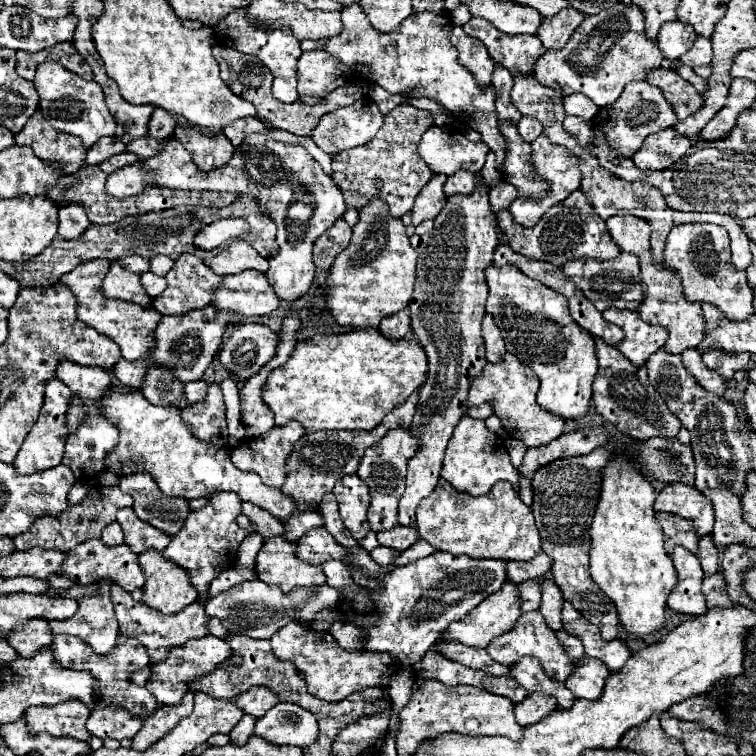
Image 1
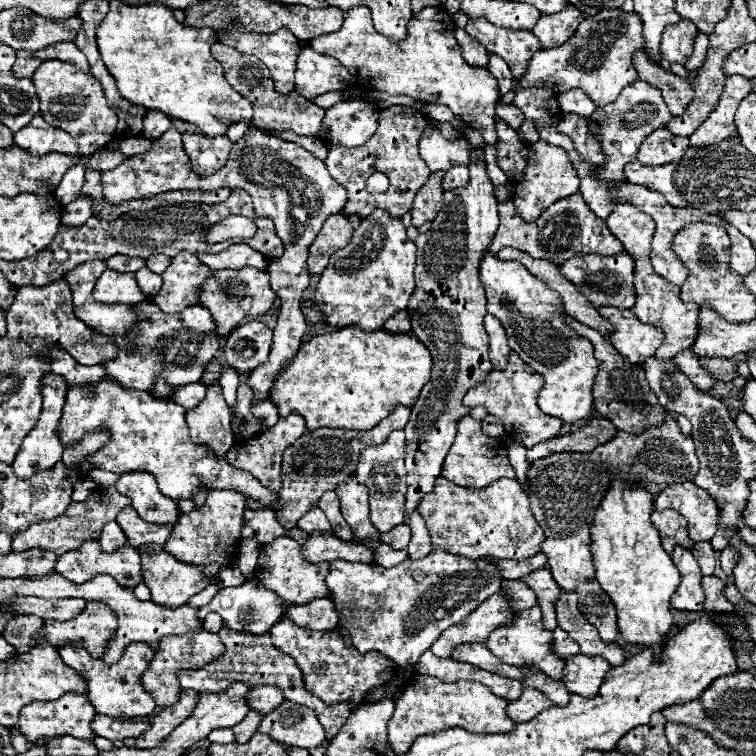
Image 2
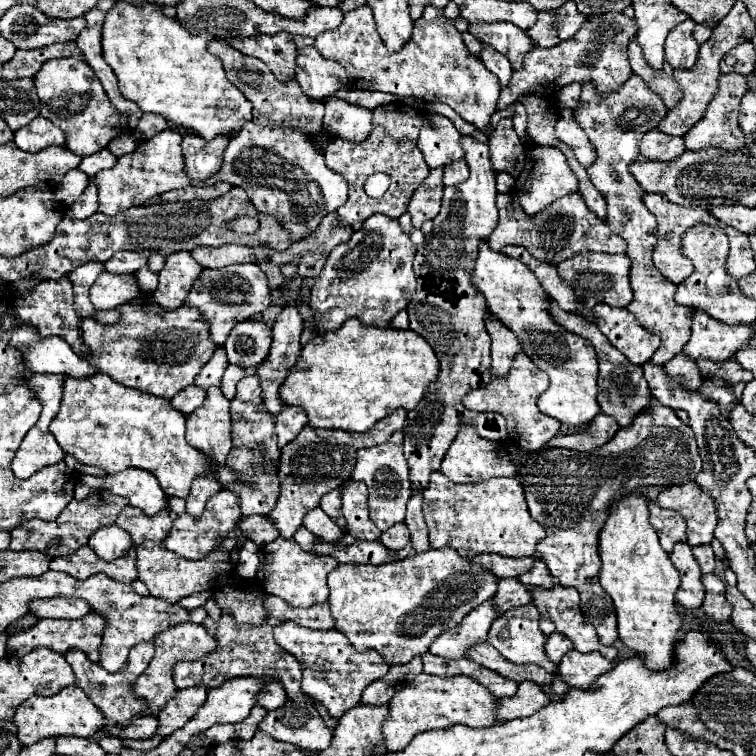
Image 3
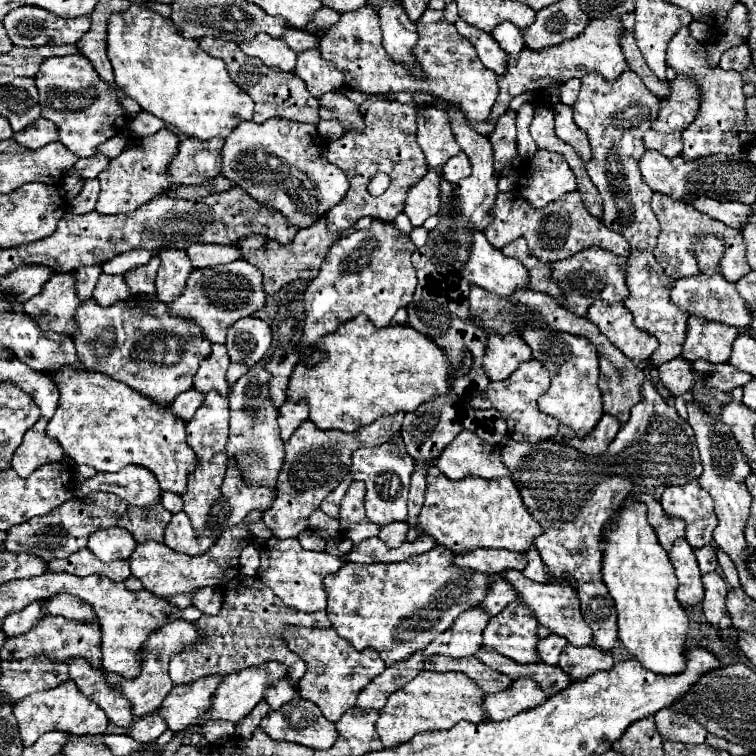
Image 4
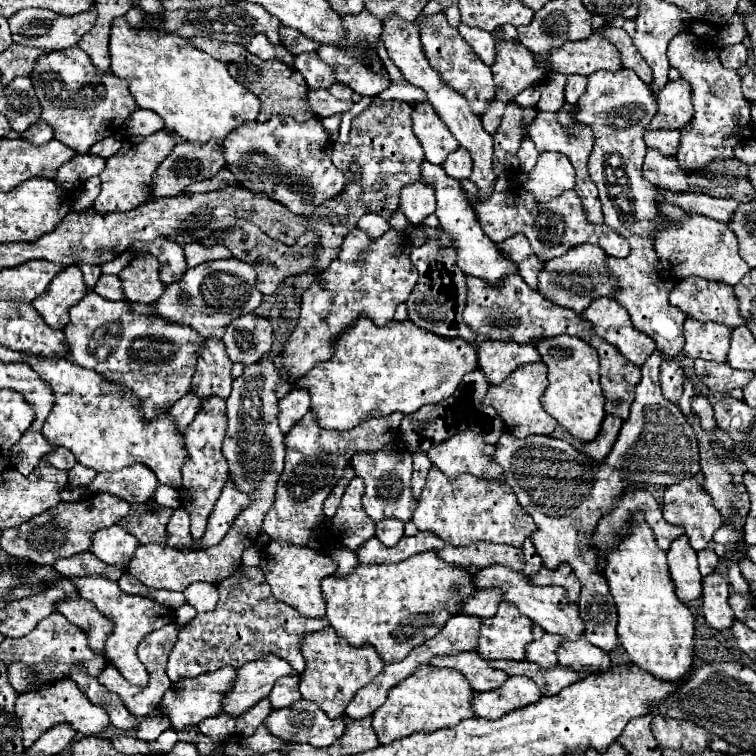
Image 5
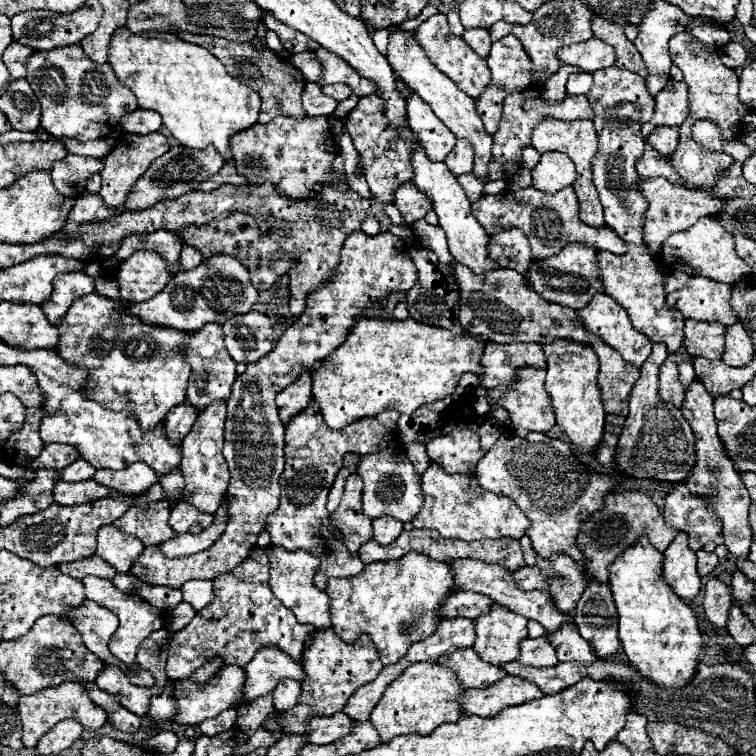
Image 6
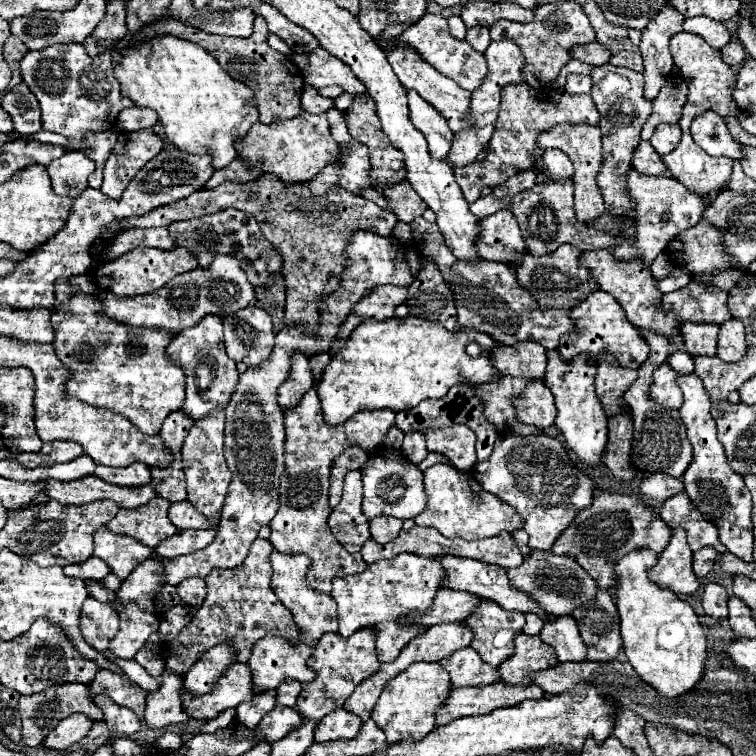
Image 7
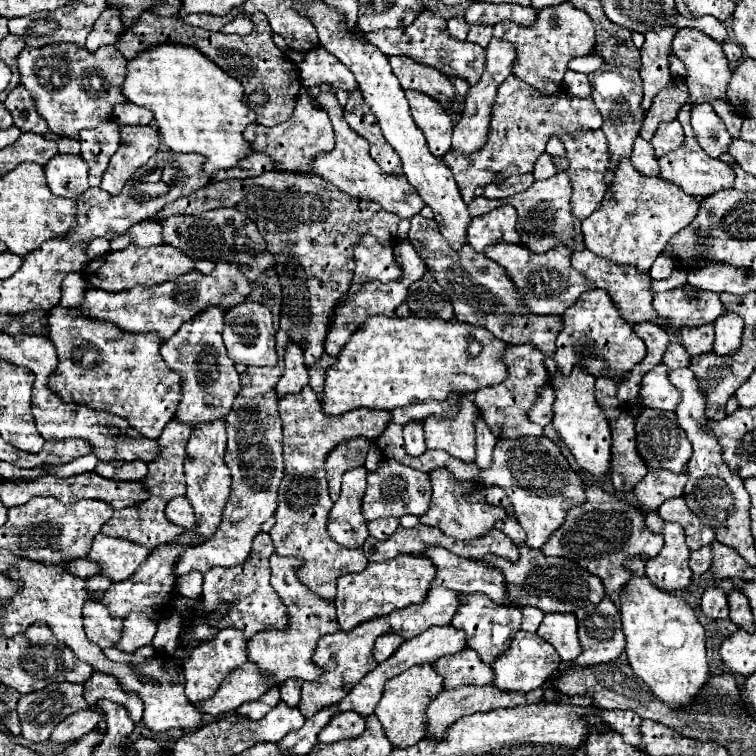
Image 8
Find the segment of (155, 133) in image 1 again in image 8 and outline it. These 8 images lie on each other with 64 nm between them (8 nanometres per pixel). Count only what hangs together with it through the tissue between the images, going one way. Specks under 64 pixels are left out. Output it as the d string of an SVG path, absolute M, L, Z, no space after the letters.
M124 102L114 106L114 120L120 126L148 126L152 122L152 112L142 108L142 106L134 106L132 102Z

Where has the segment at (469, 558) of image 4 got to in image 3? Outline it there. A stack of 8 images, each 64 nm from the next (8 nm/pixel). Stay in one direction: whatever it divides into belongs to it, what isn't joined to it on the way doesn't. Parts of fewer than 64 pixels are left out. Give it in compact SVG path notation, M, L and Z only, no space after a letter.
M480 554L480 556L472 558L472 562L478 562L484 568L488 568L490 572L496 572L498 578L520 576L520 574L528 572L528 568L532 568L534 560L536 560L534 556L532 558L504 558L504 556L496 556L496 554Z

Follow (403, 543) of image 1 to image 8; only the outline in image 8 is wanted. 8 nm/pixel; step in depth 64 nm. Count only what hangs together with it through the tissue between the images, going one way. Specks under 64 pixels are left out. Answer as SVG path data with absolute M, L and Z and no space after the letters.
M378 518L368 522L370 536L376 540L388 540L388 536L392 536L398 530L398 526L400 526L398 518Z

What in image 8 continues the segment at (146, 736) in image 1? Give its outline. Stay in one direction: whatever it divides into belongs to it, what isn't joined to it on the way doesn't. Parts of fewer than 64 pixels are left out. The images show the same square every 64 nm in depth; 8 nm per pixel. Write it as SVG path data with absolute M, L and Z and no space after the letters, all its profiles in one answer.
M246 662L240 668L232 670L224 678L224 682L216 690L216 694L212 698L196 704L196 708L200 708L200 712L216 718L218 714L224 714L224 712L236 712L238 706L242 706L244 702L256 700L272 686L274 684L270 684L270 680L260 674L260 670L254 662Z

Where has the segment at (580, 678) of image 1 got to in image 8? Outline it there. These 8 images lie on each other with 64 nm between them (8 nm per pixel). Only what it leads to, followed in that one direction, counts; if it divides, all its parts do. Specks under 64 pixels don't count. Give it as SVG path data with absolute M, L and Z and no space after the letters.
M546 614L538 628L538 636L556 648L562 662L572 662L580 656L582 646L578 640L574 614Z

